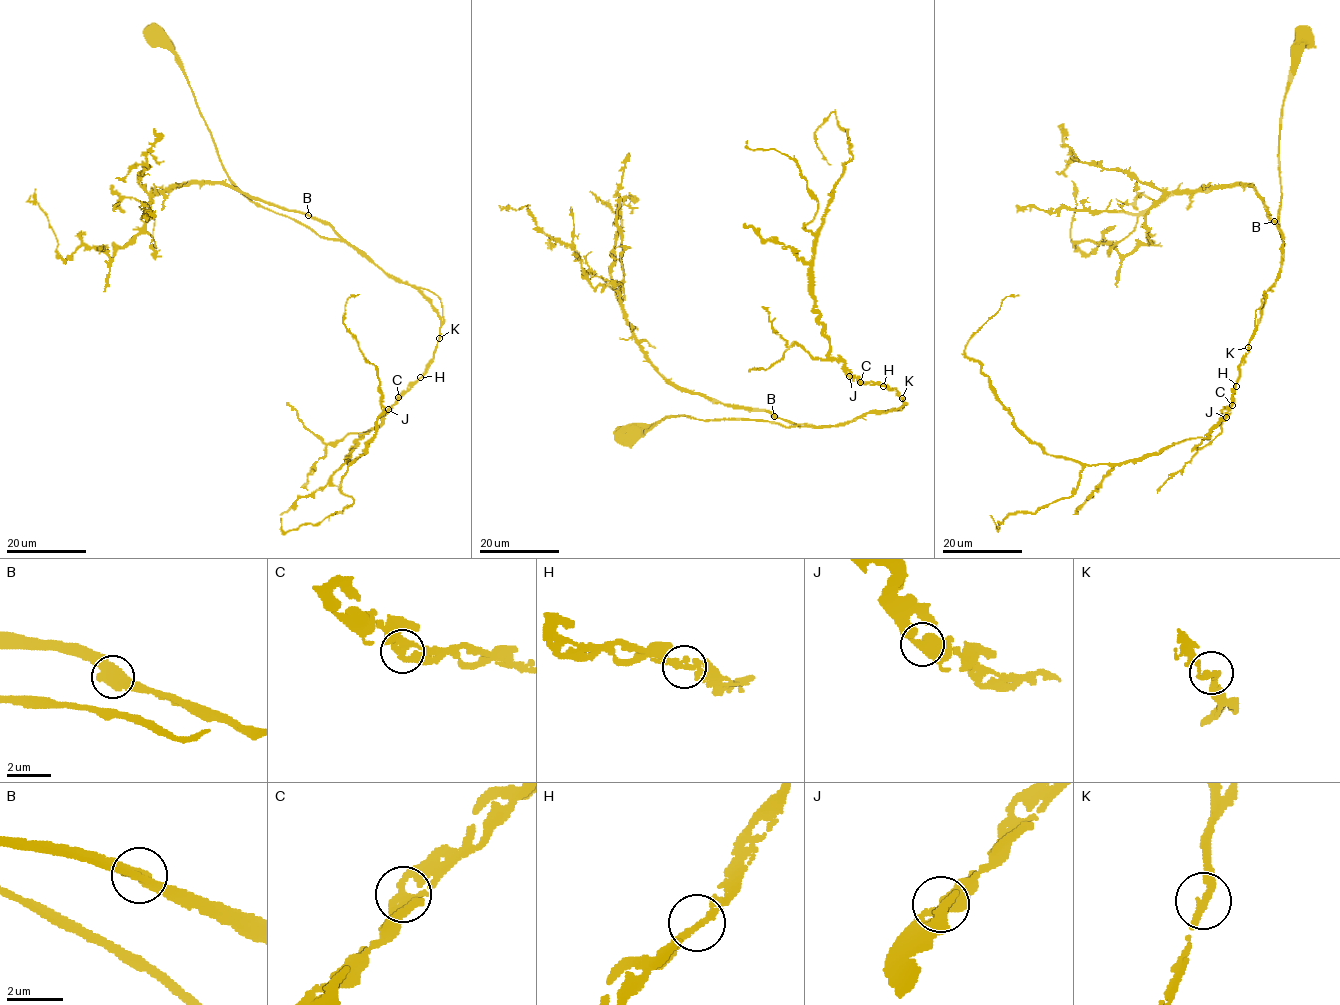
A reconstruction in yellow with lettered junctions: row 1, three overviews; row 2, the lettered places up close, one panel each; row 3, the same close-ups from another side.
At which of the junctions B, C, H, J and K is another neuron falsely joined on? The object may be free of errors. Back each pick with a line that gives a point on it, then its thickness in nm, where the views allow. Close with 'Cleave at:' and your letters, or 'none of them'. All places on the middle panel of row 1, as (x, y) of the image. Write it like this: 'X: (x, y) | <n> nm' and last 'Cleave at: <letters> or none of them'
Cleave at: none of them

